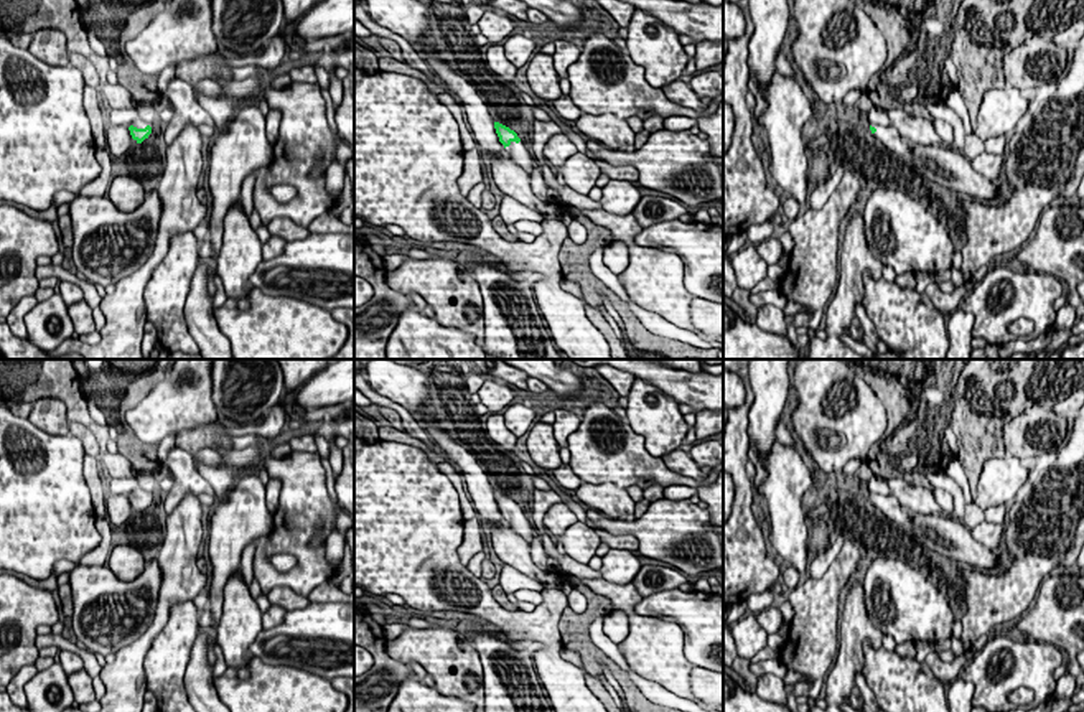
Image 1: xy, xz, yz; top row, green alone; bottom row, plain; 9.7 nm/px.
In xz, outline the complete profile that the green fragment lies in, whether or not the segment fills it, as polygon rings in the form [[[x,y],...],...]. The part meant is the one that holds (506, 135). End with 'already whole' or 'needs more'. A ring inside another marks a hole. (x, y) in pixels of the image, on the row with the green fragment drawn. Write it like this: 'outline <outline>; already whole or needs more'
outline [[[494,122],[496,134],[499,137],[499,142],[502,143],[504,153],[519,166],[522,166],[529,175],[532,175],[532,170],[535,166],[534,157],[526,148],[524,142],[517,137],[514,130],[509,127]]]; needs more

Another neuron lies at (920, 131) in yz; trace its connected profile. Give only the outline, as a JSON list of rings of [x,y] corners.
[[[890,109],[888,119],[891,125],[899,132],[901,138],[918,145],[942,145],[942,140],[936,134],[932,122],[923,117],[914,117],[903,109]]]

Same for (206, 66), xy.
[[[217,51],[213,54],[196,58],[193,61],[183,61],[181,64],[176,66],[176,77],[183,79],[194,89],[194,86],[199,81],[203,79],[213,81],[213,77],[217,76],[219,77],[217,84],[224,87],[229,82],[232,82],[231,74],[234,68],[226,64],[222,59],[224,53]]]

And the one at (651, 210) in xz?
[[[641,196],[641,201],[631,213],[642,227],[662,221],[674,221],[685,214],[687,209],[679,199],[661,198],[661,196]]]

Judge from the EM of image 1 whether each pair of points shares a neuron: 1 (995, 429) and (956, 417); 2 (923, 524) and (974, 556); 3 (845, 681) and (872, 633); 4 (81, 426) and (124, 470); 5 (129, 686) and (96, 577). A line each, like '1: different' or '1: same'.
1: same
2: same
3: same
4: same
5: different

